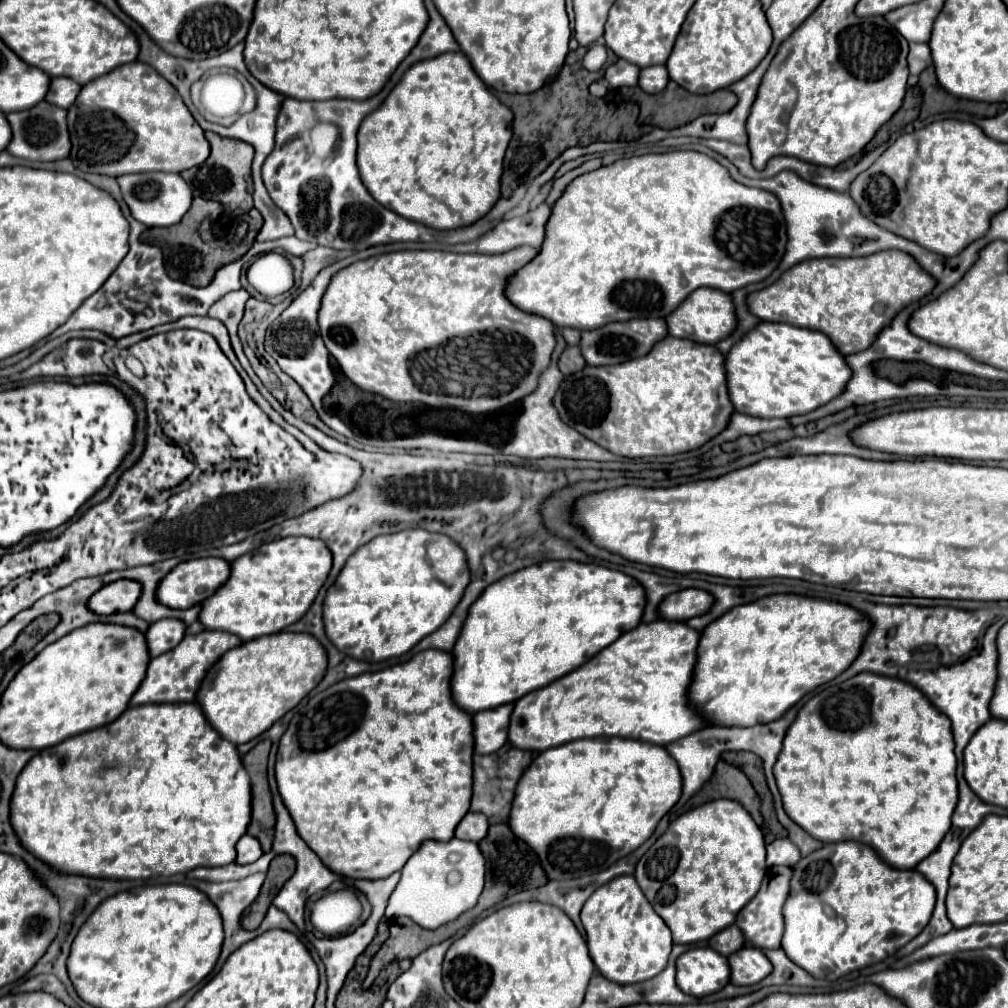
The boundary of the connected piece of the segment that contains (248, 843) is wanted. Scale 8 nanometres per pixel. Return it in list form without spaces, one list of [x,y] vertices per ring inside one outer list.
[[[244,835],[238,845],[236,845],[236,851],[238,851],[238,857],[236,857],[236,863],[240,865],[246,865],[246,863],[254,863],[260,855],[262,855],[262,847],[260,847],[260,841],[252,835]]]

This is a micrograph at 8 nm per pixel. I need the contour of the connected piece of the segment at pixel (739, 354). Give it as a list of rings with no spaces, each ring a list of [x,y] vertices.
[[[760,323],[726,355],[728,391],[738,413],[782,417],[810,413],[844,393],[852,371],[828,335],[782,323]]]

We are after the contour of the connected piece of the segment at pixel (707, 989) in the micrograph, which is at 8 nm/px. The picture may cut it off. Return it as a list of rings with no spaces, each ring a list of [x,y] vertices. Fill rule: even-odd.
[[[708,947],[690,949],[676,959],[676,983],[694,997],[716,993],[730,983],[728,961]]]

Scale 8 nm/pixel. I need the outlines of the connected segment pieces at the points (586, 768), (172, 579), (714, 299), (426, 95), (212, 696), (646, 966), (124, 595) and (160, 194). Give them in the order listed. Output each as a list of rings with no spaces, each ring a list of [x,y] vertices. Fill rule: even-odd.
[[[622,737],[578,739],[578,741],[558,745],[556,749],[546,749],[532,761],[532,767],[528,771],[524,771],[524,779],[520,779],[520,787],[516,787],[516,803],[512,805],[512,819],[508,821],[508,825],[522,841],[526,841],[540,855],[540,863],[542,863],[548,879],[574,879],[574,877],[582,877],[582,875],[600,873],[600,871],[608,869],[610,865],[614,865],[616,861],[620,861],[622,857],[636,851],[654,833],[660,819],[678,803],[680,793],[682,793],[682,777],[678,771],[678,763],[672,759],[672,755],[668,755],[668,751],[664,747],[652,745],[646,741],[622,739]]]
[[[204,557],[204,559],[190,559],[180,563],[176,569],[172,569],[160,583],[156,591],[156,599],[172,609],[188,609],[192,605],[202,603],[210,595],[216,593],[218,587],[222,587],[230,577],[230,563],[220,557]]]
[[[704,287],[688,295],[688,299],[684,301],[684,307],[680,307],[680,311],[674,311],[670,317],[666,317],[666,321],[668,321],[670,335],[692,339],[696,343],[708,343],[708,345],[714,345],[720,339],[726,339],[738,325],[732,295],[716,289],[704,289]]]
[[[442,53],[412,65],[386,101],[358,129],[356,163],[368,193],[398,215],[448,231],[468,227],[500,199],[502,161],[512,137],[512,111],[482,83],[464,53]]]
[[[274,633],[268,637],[258,637],[242,643],[240,647],[230,649],[206,675],[196,695],[196,701],[202,705],[208,723],[230,743],[240,745],[268,731],[280,717],[294,709],[324,677],[328,667],[326,649],[314,635],[308,633]]]
[[[622,875],[598,887],[582,907],[580,913],[590,957],[596,969],[610,981],[620,985],[642,983],[656,977],[668,963],[672,949],[672,935],[662,919],[652,911],[644,899],[636,879]]]
[[[120,579],[100,589],[92,597],[92,601],[88,601],[88,607],[100,615],[132,611],[140,595],[142,595],[142,583],[136,583],[132,579]]]
[[[136,173],[136,175],[122,175],[118,179],[122,197],[130,207],[130,213],[136,221],[148,227],[170,227],[180,223],[184,213],[192,205],[192,189],[178,173]]]

